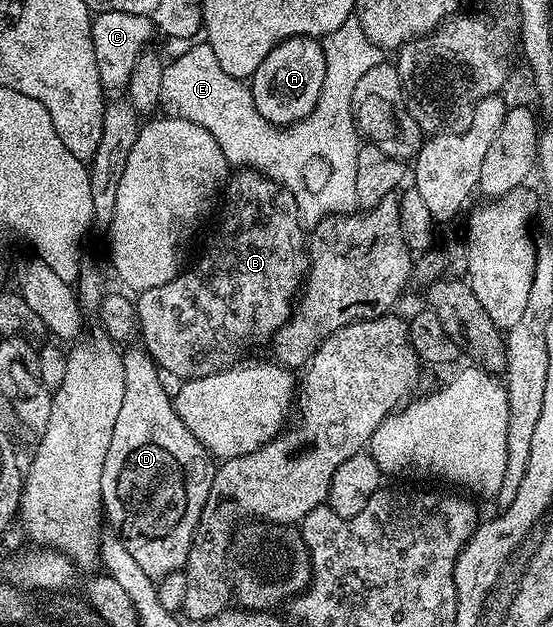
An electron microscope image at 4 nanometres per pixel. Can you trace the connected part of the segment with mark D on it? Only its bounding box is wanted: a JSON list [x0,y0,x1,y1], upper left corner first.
[101,343,217,581]

